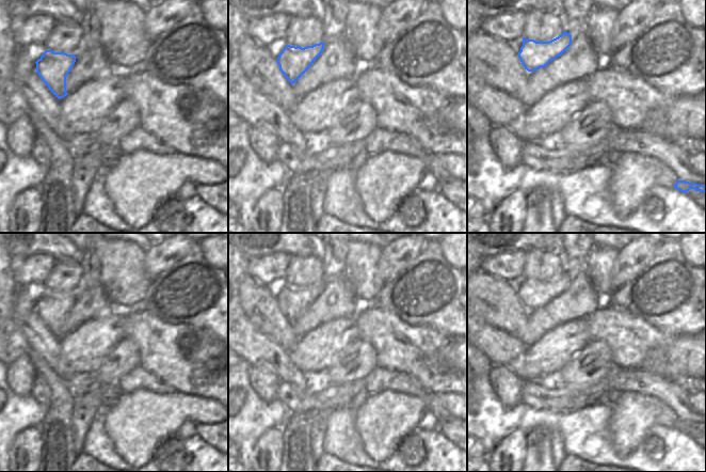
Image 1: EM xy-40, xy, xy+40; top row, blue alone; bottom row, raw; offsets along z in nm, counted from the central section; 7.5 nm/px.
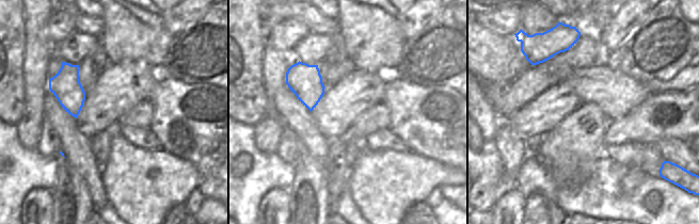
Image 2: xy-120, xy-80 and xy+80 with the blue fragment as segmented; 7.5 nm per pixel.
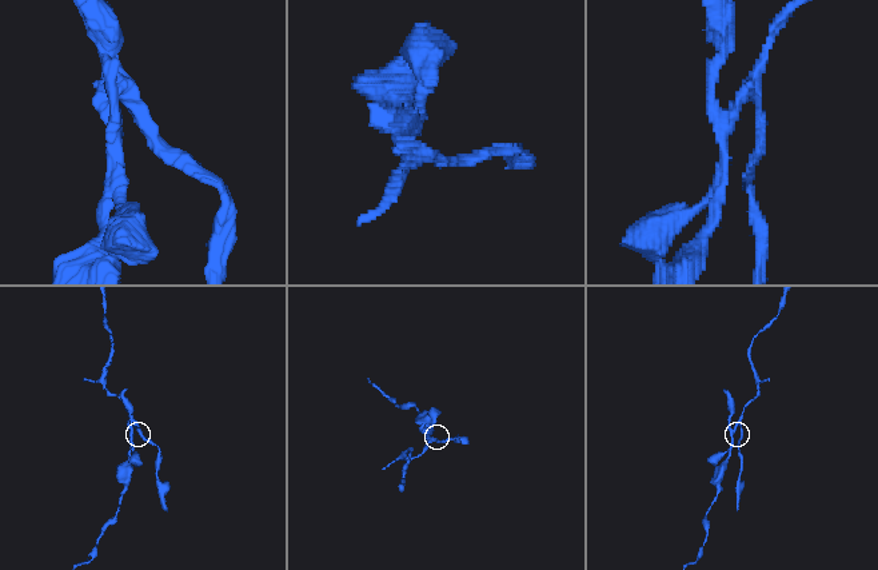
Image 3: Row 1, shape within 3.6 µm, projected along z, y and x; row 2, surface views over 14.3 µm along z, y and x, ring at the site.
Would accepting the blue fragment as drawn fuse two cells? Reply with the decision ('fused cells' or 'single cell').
fused cells

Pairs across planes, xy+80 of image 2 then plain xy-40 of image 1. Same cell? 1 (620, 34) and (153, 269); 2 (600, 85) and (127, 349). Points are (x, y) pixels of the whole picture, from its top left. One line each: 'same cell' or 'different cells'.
1: same cell
2: different cells

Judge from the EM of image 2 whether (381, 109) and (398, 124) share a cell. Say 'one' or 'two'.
two

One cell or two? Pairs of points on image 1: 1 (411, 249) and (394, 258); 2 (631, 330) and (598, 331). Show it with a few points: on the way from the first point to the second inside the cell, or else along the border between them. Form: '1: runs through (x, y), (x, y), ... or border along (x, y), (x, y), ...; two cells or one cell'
1: runs through (406, 249), (398, 254); one cell
2: runs through (623, 330), (607, 330); one cell

